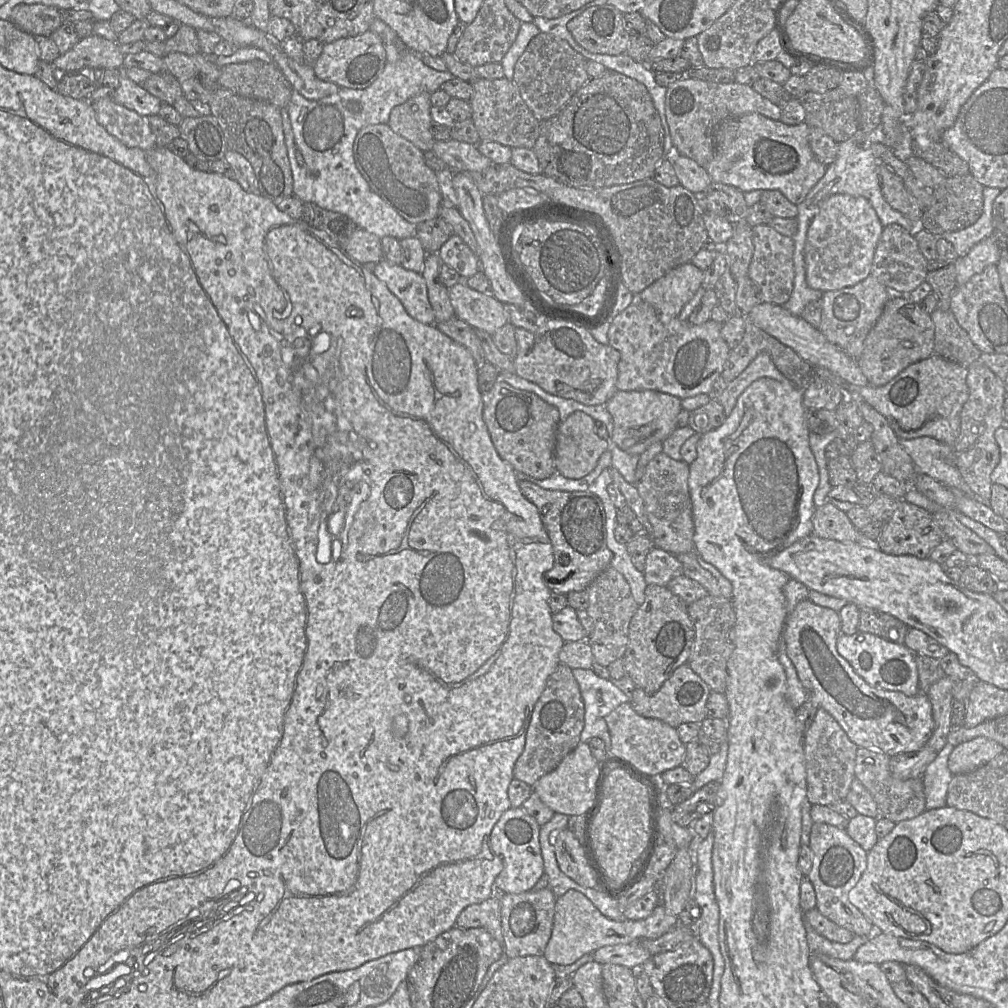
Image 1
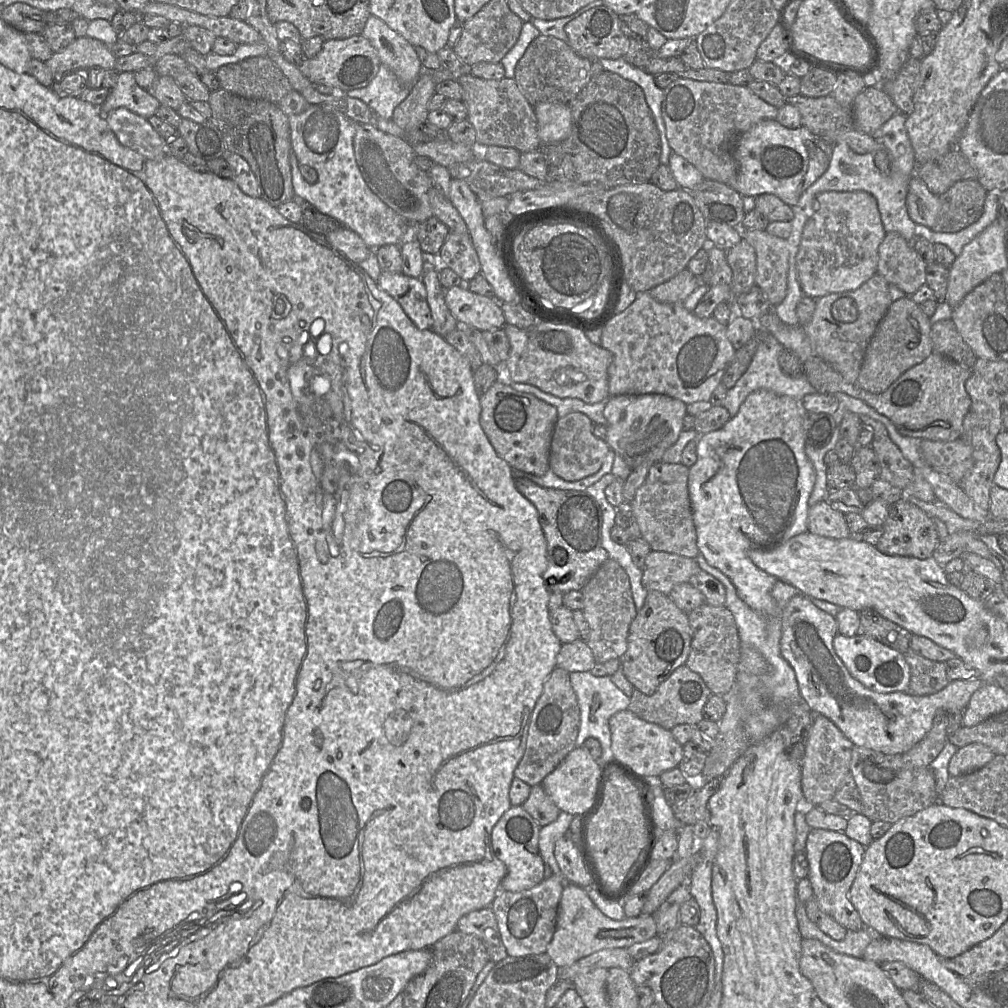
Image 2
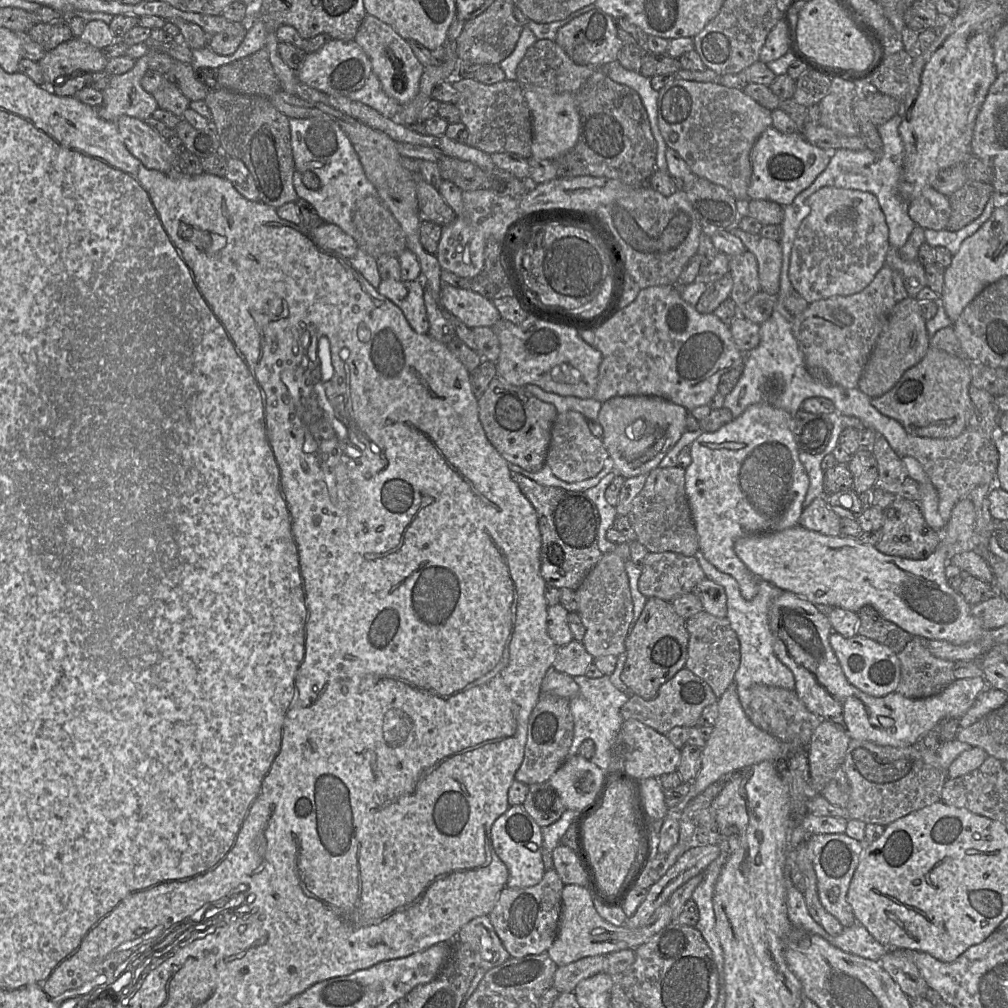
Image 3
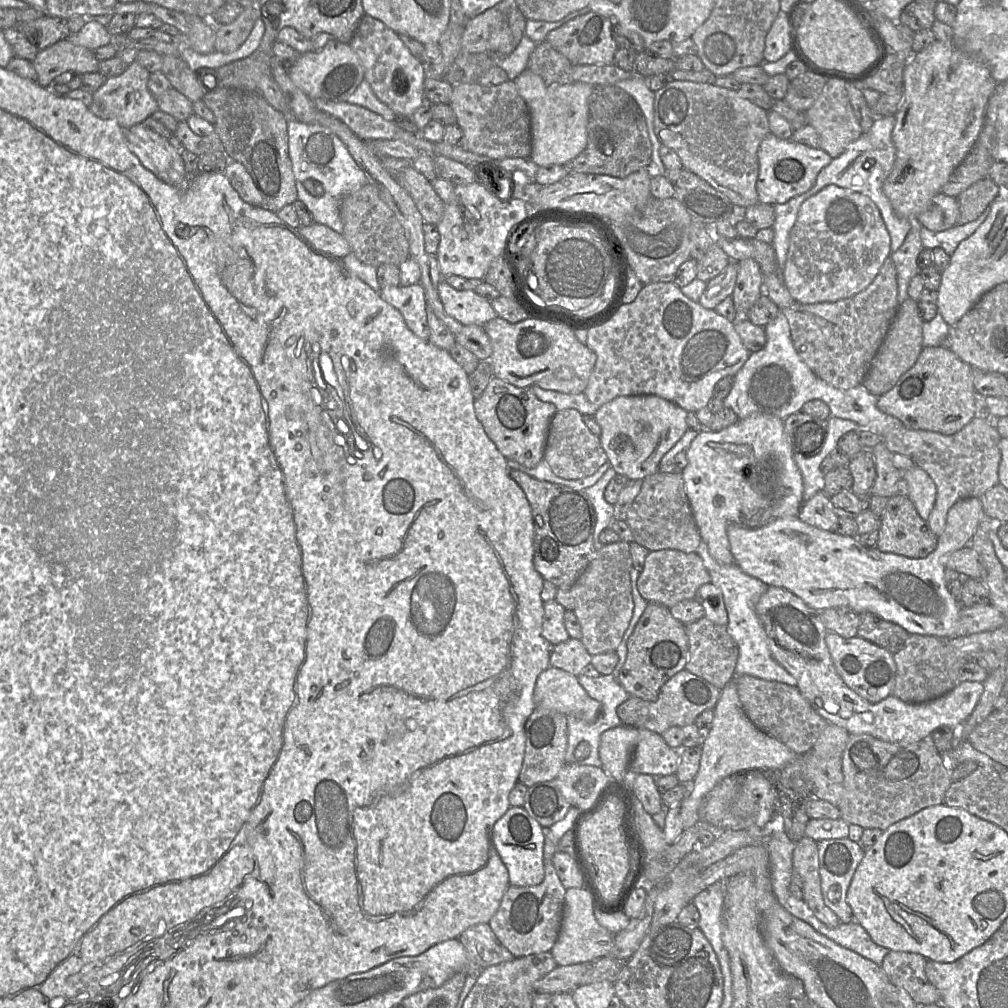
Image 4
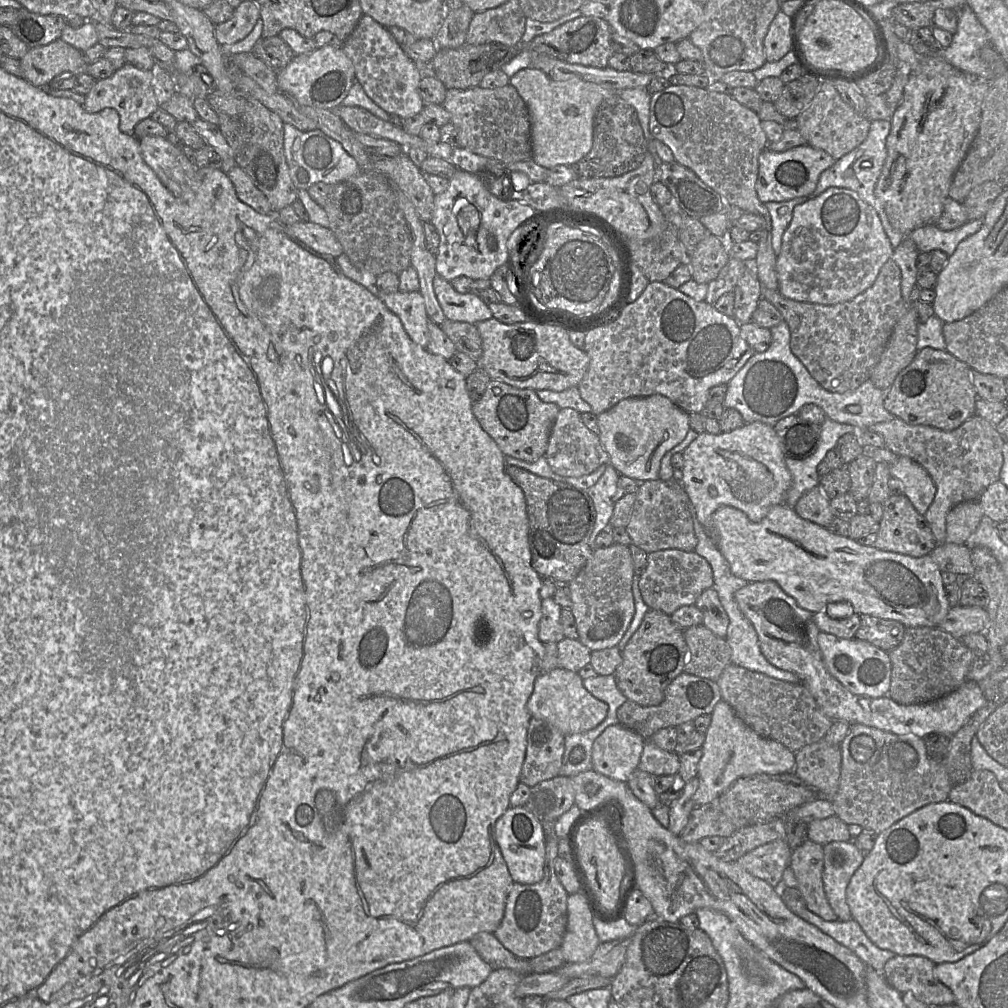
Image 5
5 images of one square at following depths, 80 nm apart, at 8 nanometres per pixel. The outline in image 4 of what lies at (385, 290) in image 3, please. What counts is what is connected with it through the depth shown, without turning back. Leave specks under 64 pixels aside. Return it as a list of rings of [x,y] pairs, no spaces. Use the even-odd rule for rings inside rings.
[[[420,283],[385,287],[379,294],[384,301],[401,313],[406,325],[416,336],[425,340],[429,339],[427,303],[424,288]]]

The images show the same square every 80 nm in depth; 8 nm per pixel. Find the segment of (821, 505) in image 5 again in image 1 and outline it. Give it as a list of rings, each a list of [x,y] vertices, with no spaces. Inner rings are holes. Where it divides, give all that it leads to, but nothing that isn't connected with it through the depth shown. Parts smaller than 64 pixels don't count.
[[[830,502],[815,509],[812,517],[813,532],[819,538],[840,542],[859,542],[861,532],[849,520],[846,512]]]

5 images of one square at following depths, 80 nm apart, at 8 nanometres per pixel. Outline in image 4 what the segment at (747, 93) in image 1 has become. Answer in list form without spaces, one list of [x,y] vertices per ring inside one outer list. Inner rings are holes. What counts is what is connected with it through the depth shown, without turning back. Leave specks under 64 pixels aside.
[[[671,81],[660,90],[655,92],[654,98],[654,131],[662,145],[665,145],[675,151],[681,159],[683,168],[699,176],[708,182],[713,188],[723,193],[729,198],[733,205],[749,207],[759,203],[756,191],[756,182],[758,179],[759,163],[758,163],[758,148],[762,140],[770,133],[768,123],[768,112],[756,106],[747,99],[740,97],[735,90],[719,87],[708,83],[697,83],[690,81]]]

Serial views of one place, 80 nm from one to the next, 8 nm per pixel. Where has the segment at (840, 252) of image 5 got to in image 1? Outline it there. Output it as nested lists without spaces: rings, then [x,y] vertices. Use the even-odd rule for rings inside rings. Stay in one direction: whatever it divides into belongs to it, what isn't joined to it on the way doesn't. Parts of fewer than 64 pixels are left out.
[[[834,194],[826,199],[807,231],[804,260],[808,286],[824,293],[854,286],[867,278],[883,229],[867,199],[847,194]]]

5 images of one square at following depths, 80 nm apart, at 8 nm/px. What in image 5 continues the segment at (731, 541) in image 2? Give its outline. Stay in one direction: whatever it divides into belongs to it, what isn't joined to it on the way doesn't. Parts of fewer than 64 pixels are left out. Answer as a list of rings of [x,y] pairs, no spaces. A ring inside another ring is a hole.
[[[763,422],[745,423],[729,432],[711,434],[704,431],[682,451],[684,464],[681,468],[682,486],[693,508],[693,519],[711,533],[711,517],[722,506],[731,506],[744,512],[750,521],[760,522],[769,510],[785,503],[785,496],[791,487],[792,476],[785,463],[782,443],[772,425]]]

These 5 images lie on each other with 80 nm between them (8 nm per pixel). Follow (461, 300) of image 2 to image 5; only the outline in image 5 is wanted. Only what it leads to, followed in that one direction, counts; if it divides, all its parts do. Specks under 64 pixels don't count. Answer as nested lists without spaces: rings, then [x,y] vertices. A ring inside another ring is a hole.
[[[438,274],[434,277],[433,286],[448,320],[475,324],[493,317],[490,308],[477,293],[460,293]]]

